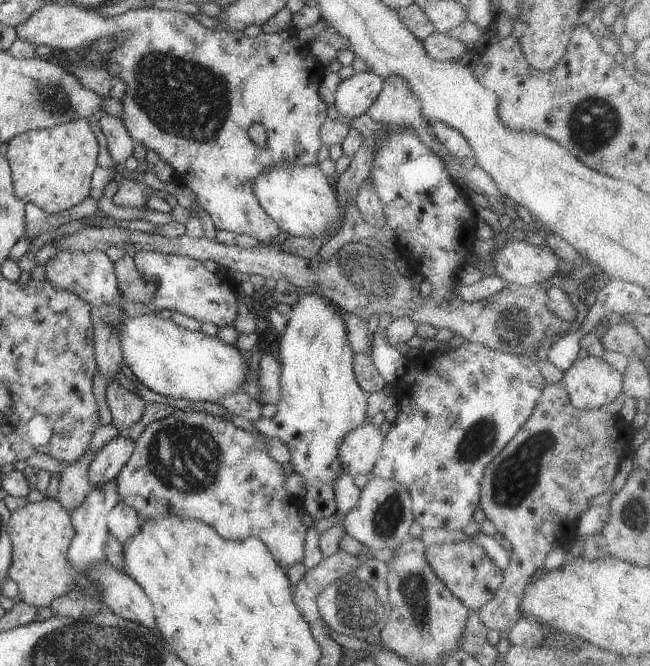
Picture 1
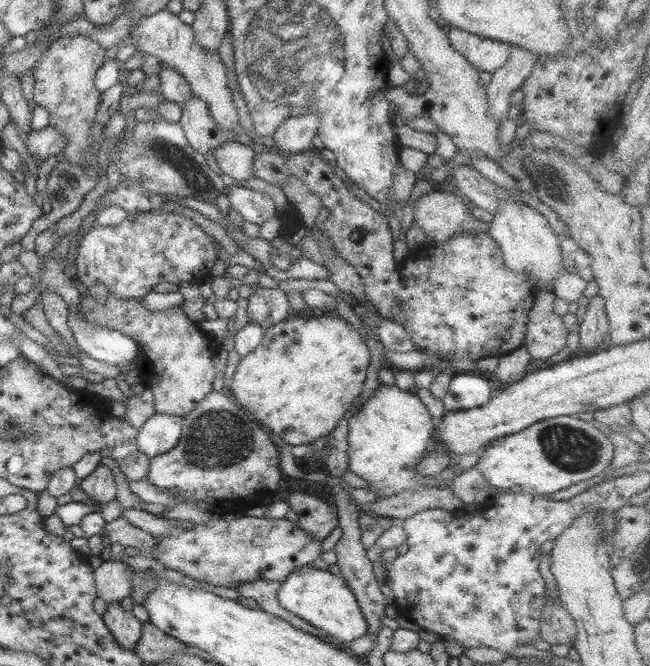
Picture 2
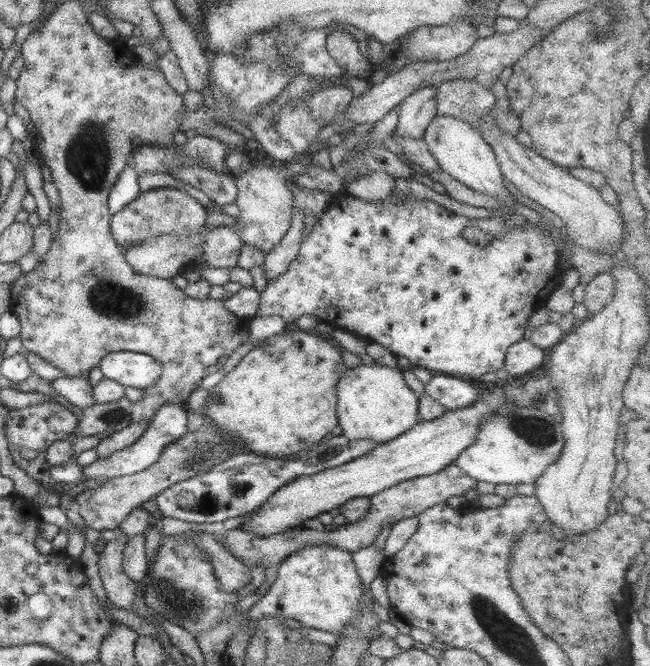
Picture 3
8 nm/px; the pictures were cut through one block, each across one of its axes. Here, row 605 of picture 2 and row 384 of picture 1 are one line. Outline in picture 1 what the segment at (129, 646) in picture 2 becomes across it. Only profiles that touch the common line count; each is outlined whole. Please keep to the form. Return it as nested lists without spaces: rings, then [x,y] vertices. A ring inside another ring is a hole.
[[[117,379],[108,382],[106,398],[112,414],[112,424],[121,434],[126,433],[144,414],[146,402],[122,386]]]

